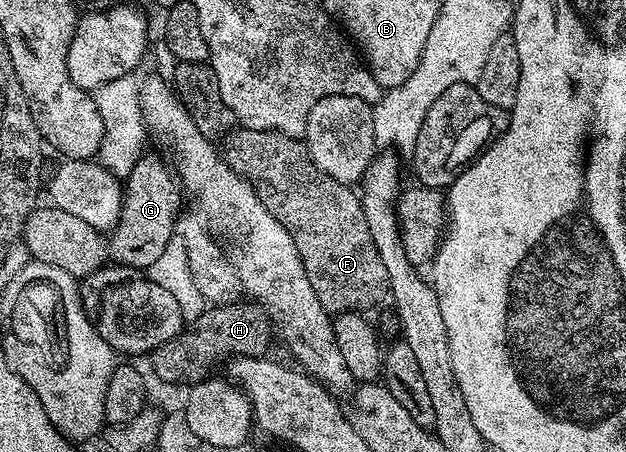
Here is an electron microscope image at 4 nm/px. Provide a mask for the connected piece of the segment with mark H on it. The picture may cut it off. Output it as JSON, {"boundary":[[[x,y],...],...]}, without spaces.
{"boundary":[[[233,302],[223,306],[205,307],[205,312],[197,318],[196,321],[189,323],[179,336],[174,337],[170,342],[166,342],[161,348],[157,348],[151,353],[152,368],[165,380],[168,384],[184,384],[191,385],[193,382],[202,381],[209,375],[208,372],[212,368],[215,360],[227,362],[234,356],[263,356],[267,357],[268,343],[271,342],[272,336],[274,340],[274,325],[268,318],[268,313],[255,302],[247,302],[248,304],[240,304],[241,302]]]}

